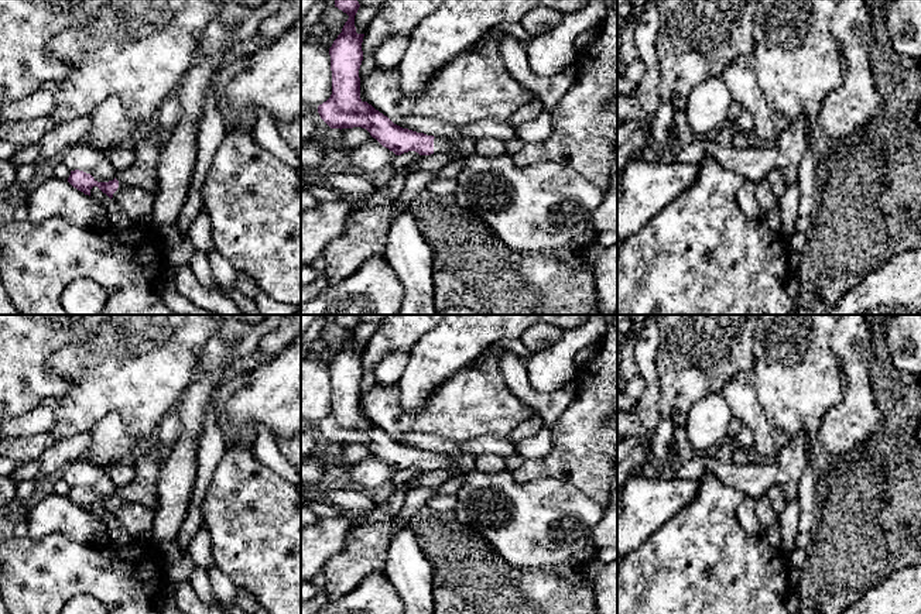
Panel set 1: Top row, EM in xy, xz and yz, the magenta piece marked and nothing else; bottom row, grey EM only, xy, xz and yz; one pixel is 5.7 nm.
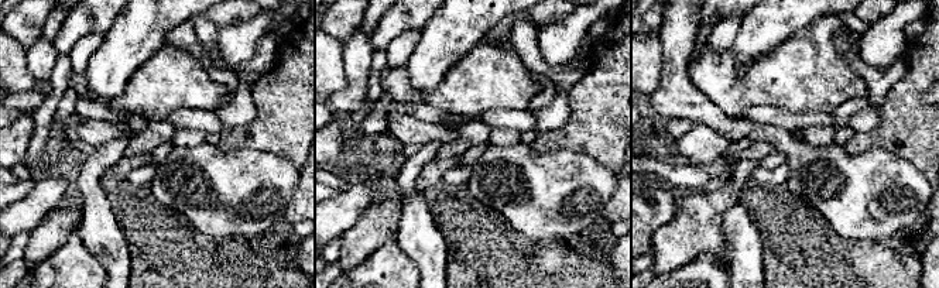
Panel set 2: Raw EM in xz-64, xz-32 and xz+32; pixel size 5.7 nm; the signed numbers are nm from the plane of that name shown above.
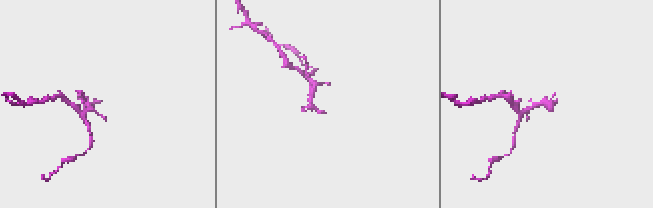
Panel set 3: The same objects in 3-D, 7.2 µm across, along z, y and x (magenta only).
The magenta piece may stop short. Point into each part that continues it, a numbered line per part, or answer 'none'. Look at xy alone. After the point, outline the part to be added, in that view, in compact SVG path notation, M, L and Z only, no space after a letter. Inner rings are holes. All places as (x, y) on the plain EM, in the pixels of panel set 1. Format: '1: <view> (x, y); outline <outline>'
1: xy (136, 518); outline M119 498L112 515L121 522L133 539L140 539L151 538L155 511L157 508L147 508Z

